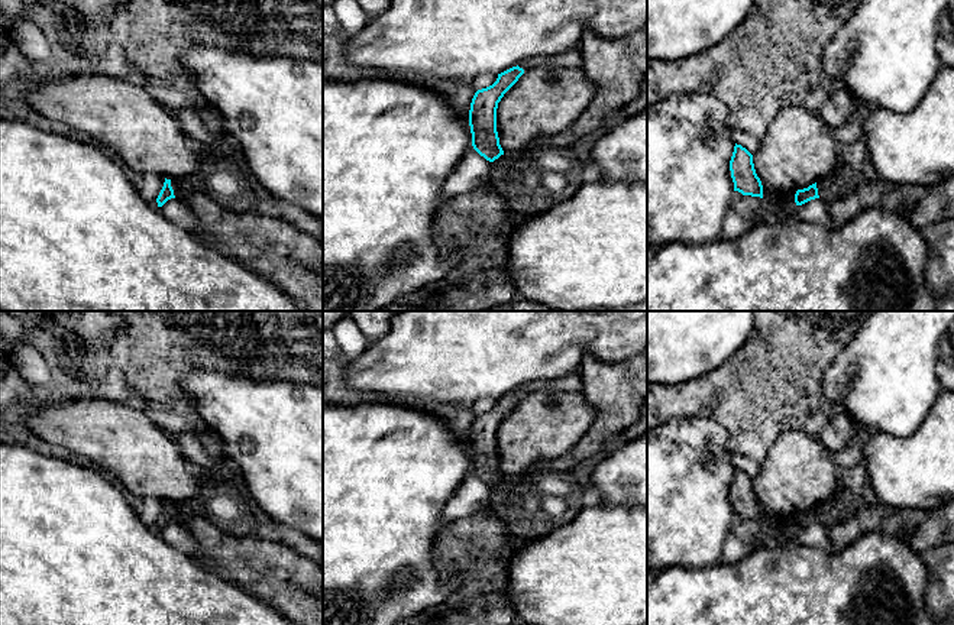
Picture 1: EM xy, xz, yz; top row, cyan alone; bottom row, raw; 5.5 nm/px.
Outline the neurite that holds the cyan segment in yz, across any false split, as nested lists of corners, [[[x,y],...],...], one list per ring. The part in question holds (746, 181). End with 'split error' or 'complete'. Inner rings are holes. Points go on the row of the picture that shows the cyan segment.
[[[741,145],[734,146],[734,152],[730,161],[731,178],[734,182],[734,191],[743,195],[763,198],[763,185],[756,174],[753,155]]]; complete

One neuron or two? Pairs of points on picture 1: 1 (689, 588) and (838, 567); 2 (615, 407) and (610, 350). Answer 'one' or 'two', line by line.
1: one
2: two

